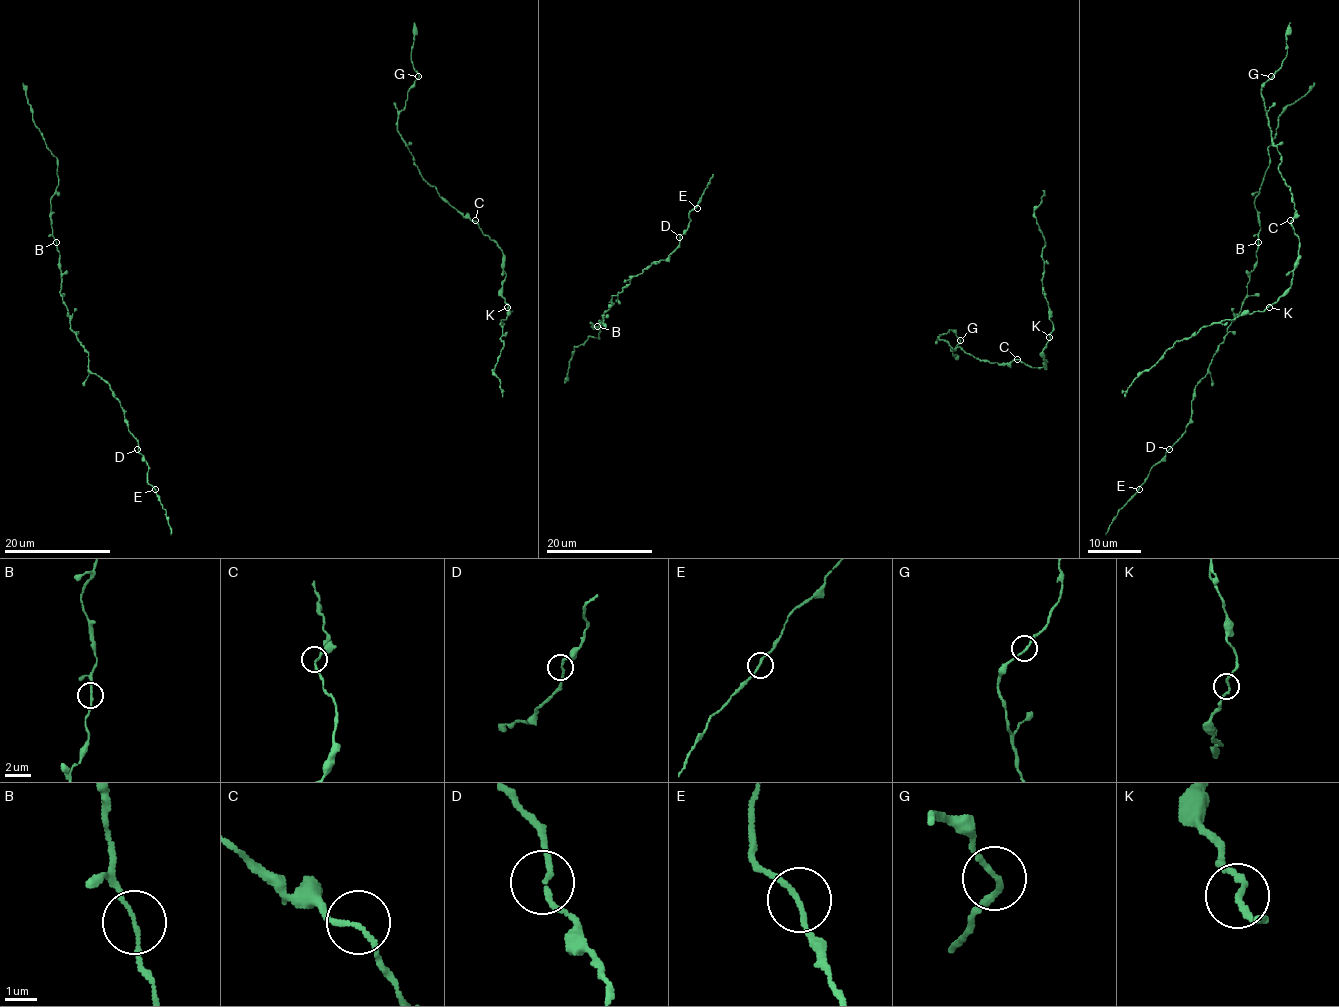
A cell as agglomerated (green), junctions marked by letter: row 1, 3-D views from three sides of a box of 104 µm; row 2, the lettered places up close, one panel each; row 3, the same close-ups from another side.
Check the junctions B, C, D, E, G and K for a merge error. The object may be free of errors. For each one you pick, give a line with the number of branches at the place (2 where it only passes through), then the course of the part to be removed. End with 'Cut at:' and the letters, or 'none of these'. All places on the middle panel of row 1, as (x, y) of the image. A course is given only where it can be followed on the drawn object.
Cut at: none of these

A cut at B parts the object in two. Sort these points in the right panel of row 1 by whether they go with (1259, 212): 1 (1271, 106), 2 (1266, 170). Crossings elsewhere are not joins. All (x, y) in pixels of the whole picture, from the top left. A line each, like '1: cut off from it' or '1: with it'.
1: cut off from it
2: with it

